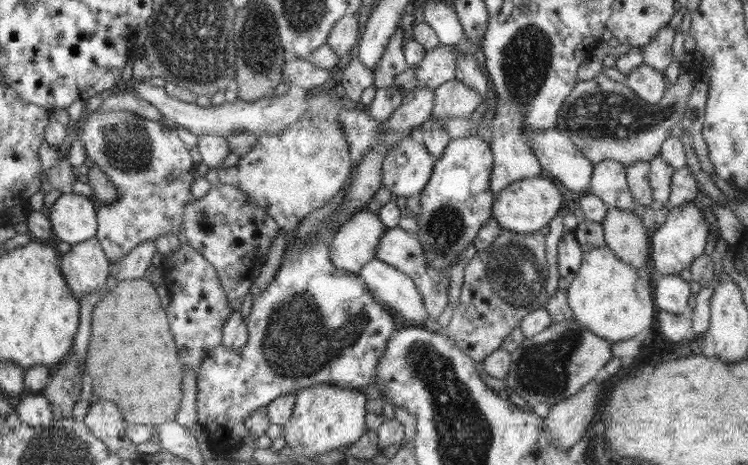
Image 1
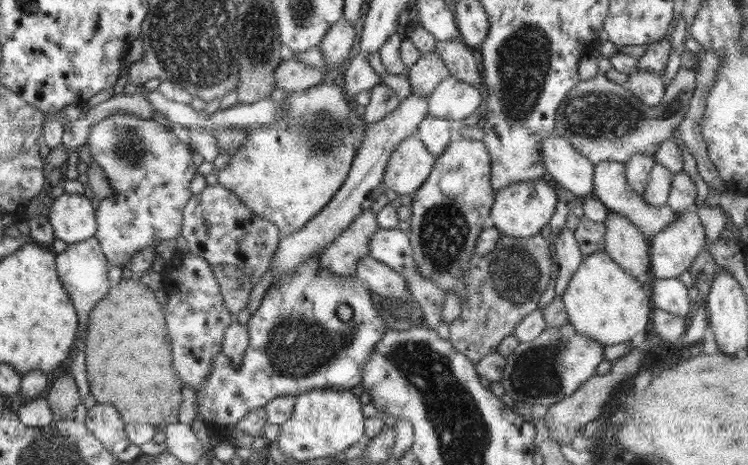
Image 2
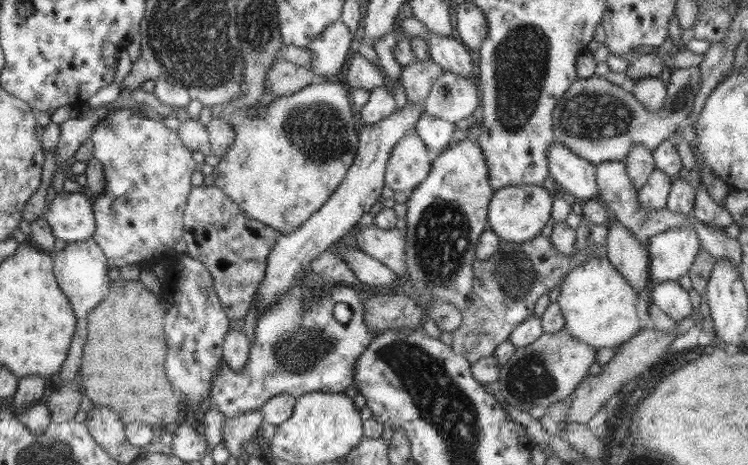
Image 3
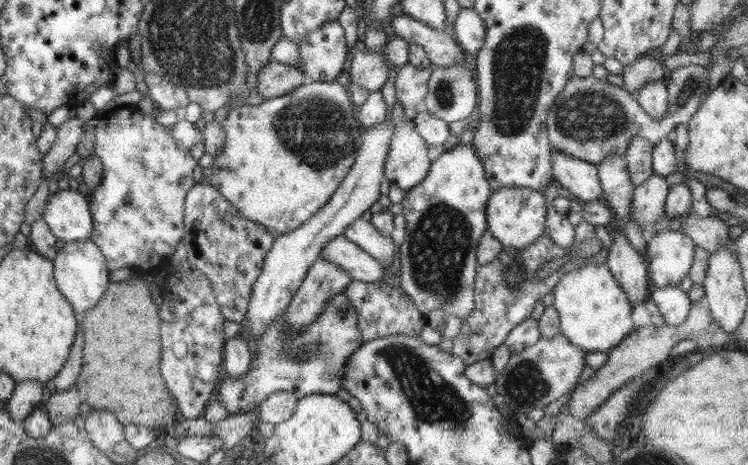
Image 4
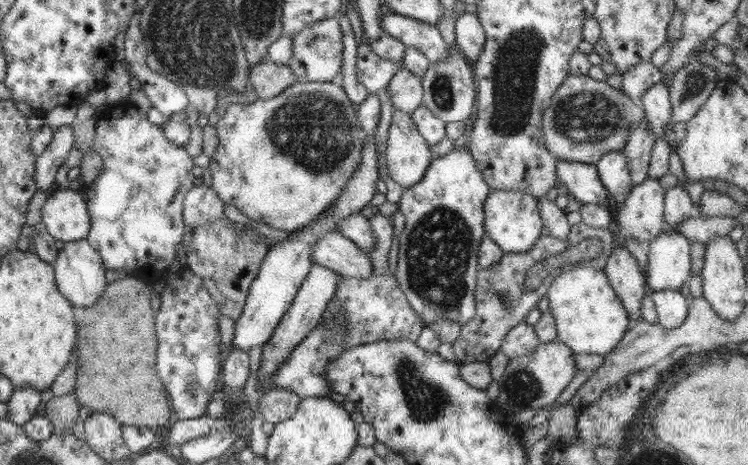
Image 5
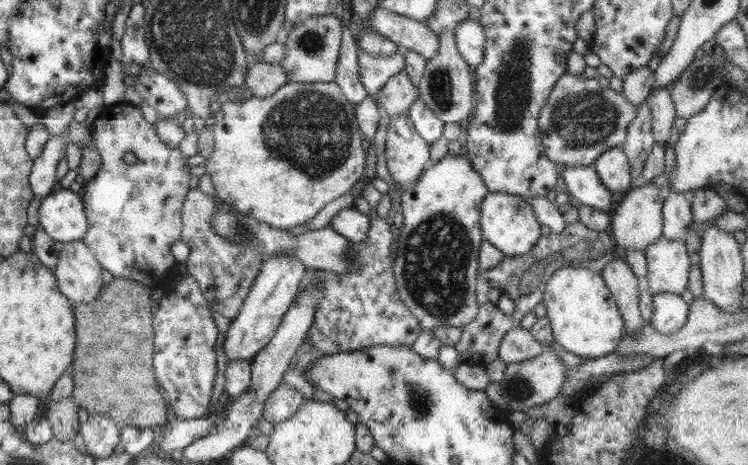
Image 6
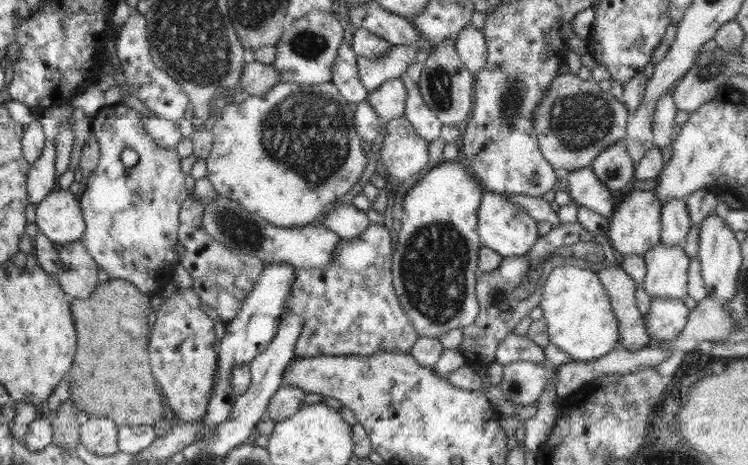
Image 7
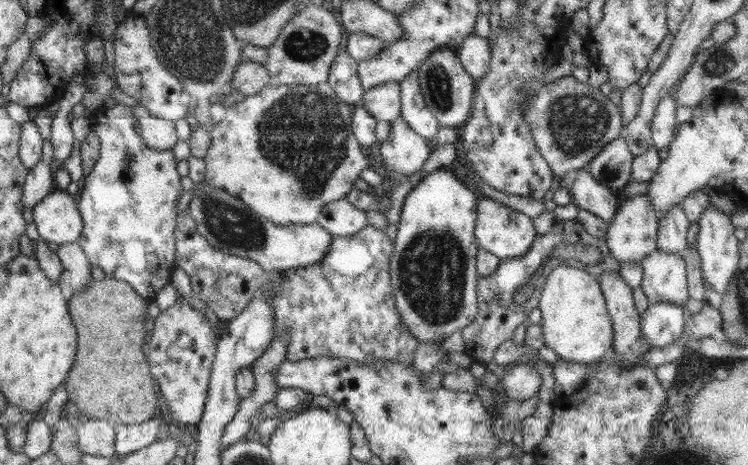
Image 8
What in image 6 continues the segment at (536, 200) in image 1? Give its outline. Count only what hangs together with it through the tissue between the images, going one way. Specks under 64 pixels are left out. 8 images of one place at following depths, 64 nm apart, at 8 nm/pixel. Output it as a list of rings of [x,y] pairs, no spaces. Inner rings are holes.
[[[489,192],[484,197],[480,210],[479,221],[483,239],[503,252],[505,256],[528,255],[529,250],[532,250],[541,238],[542,224],[534,216],[534,211],[527,203],[527,197],[519,194]]]

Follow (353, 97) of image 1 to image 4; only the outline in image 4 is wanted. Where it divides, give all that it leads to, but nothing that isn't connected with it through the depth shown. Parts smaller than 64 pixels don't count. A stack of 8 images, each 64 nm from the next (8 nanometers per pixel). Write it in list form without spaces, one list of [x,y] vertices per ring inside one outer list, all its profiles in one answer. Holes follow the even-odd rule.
[[[355,49],[349,57],[346,75],[370,93],[381,91],[389,75],[389,66],[374,51]]]

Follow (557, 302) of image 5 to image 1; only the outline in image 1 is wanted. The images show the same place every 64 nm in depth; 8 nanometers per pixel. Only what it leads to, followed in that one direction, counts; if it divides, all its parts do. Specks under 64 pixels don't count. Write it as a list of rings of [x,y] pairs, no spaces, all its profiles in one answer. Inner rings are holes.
[[[606,245],[583,251],[580,270],[567,288],[572,318],[612,343],[630,340],[646,329],[653,330],[657,311],[653,301],[653,280],[640,268],[622,262]]]

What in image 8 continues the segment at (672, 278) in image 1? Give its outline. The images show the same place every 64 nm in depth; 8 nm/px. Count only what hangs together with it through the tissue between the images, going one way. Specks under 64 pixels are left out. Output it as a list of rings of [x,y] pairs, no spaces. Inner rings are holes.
[[[658,301],[649,304],[641,313],[641,331],[652,349],[676,345],[676,340],[683,333],[684,308],[684,305]]]

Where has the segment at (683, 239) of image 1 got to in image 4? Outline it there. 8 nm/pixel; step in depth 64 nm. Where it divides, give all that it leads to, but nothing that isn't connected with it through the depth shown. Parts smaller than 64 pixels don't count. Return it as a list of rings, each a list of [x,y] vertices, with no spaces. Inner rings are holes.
[[[680,230],[652,236],[644,256],[651,288],[679,285],[691,269],[695,247],[694,237]]]

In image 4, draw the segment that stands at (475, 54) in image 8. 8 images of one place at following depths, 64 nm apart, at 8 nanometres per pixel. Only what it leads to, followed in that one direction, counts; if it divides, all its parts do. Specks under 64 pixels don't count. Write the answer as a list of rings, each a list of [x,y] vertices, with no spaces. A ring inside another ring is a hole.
[[[459,8],[454,21],[454,36],[456,43],[468,54],[476,54],[484,44],[485,25],[477,12],[473,9]]]

